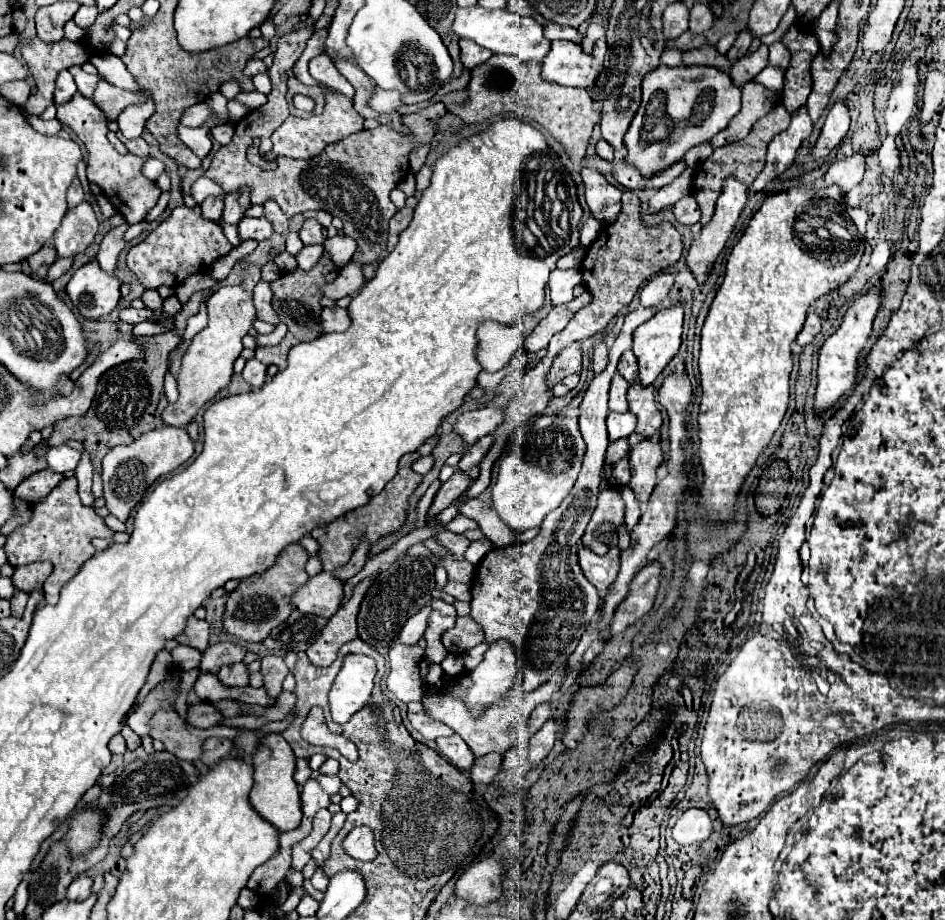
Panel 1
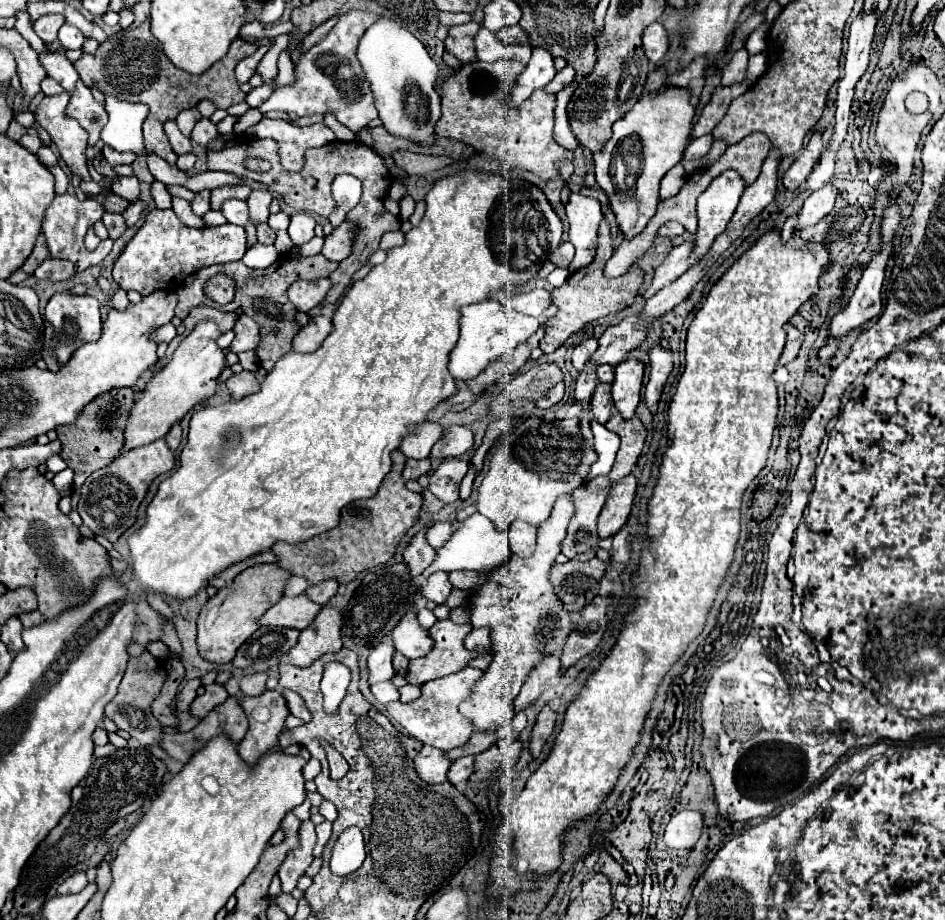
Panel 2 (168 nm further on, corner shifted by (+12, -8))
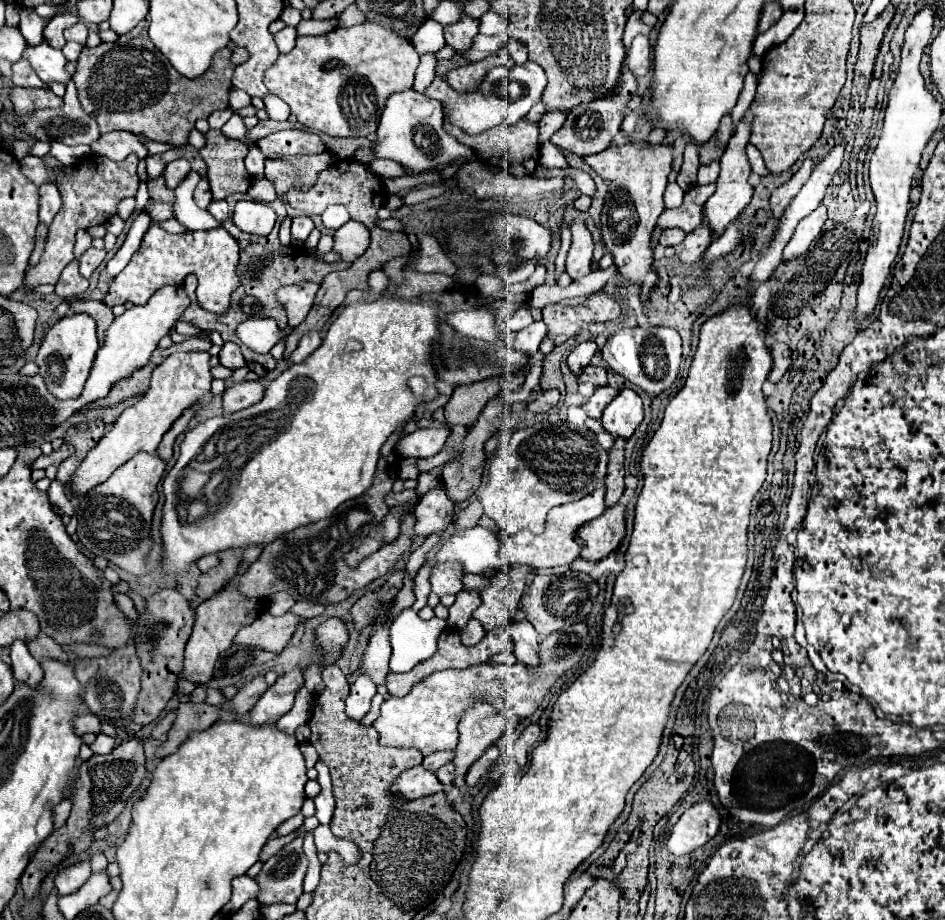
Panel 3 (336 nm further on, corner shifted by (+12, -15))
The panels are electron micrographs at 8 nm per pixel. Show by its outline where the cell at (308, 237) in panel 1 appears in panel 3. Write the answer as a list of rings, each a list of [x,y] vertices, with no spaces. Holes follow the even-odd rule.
[[[310,216],[292,218],[292,238],[294,240],[302,240],[304,242],[312,230],[314,230],[314,222],[310,220]]]

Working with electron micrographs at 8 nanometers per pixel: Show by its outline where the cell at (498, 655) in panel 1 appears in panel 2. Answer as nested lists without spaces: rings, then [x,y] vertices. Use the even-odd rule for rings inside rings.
[[[472,629],[472,633],[464,639],[464,645],[466,645],[470,651],[490,653],[490,651],[492,651],[490,631],[488,631],[488,629]]]

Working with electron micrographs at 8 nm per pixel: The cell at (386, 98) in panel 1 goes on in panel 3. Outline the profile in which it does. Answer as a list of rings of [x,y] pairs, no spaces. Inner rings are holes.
[[[364,22],[324,36],[298,36],[294,50],[266,68],[264,84],[290,106],[302,126],[334,138],[354,138],[376,132],[386,98],[412,88],[418,62],[410,40],[376,22]]]

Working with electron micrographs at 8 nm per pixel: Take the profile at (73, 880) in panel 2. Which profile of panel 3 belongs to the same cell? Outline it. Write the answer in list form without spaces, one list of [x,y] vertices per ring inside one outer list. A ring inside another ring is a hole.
[[[82,860],[82,862],[76,862],[68,868],[62,868],[54,882],[56,882],[60,896],[64,896],[64,894],[76,892],[88,880],[88,876],[90,876],[90,862]]]

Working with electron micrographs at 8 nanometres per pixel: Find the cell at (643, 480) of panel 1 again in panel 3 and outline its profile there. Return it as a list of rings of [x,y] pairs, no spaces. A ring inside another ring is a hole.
[[[616,504],[596,520],[584,524],[584,528],[580,528],[578,532],[578,538],[582,540],[580,558],[590,562],[606,558],[618,548],[624,534],[626,534],[624,504]]]

